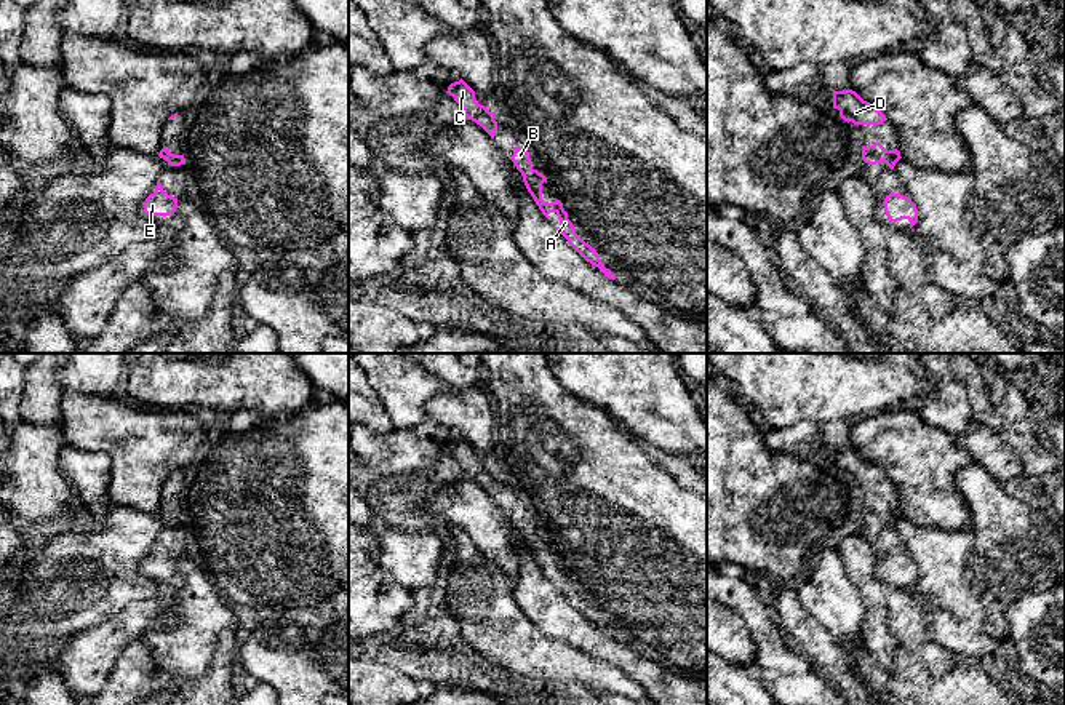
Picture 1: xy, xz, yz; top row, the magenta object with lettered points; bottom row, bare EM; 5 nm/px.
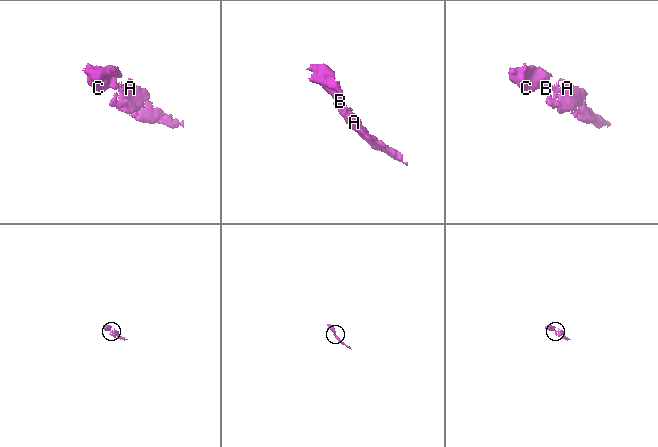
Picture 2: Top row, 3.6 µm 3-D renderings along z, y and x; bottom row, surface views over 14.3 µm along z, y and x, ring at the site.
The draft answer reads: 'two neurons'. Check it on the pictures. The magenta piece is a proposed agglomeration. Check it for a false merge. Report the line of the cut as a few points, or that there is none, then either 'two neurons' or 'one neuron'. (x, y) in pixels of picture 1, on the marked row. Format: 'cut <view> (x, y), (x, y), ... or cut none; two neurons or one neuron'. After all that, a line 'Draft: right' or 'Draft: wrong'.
cut none; one neuron
Draft: wrong

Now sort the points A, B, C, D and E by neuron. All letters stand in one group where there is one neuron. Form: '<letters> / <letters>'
A B C D E

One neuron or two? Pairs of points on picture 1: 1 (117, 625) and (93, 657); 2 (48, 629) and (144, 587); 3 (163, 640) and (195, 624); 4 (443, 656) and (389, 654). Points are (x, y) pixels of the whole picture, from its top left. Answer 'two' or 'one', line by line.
1: one
2: one
3: one
4: one

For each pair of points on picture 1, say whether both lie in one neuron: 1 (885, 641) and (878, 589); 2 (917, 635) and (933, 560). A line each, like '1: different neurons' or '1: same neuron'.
1: same neuron
2: different neurons

